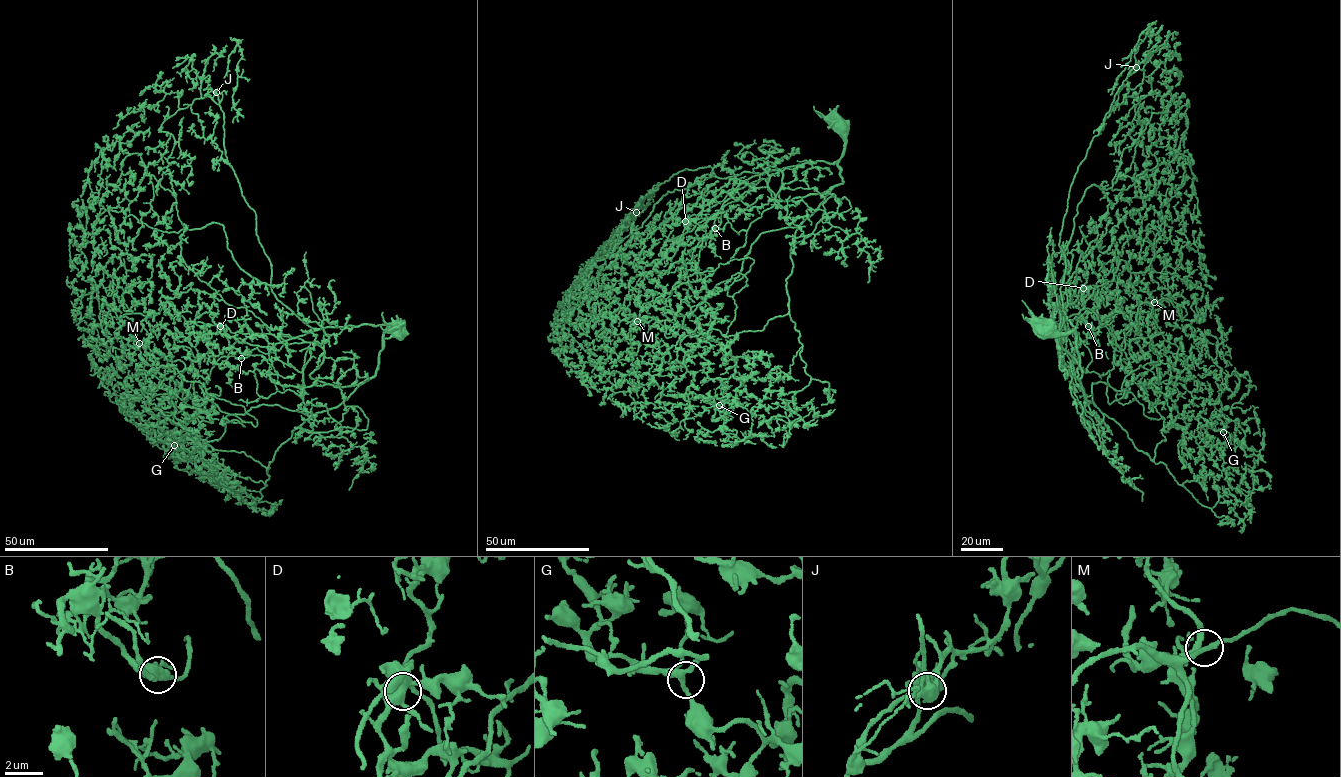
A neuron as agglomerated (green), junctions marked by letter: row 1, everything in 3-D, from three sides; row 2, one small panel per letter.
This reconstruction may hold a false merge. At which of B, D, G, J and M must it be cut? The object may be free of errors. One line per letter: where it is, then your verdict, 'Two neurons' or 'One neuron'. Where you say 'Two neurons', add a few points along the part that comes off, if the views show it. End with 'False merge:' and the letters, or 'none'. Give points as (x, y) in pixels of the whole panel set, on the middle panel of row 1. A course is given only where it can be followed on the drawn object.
B: Place: (715, 228). One neuron
D: Place: (685, 221). One neuron
G: Place: (719, 405). One neuron
J: Place: (636, 212). One neuron
M: Place: (637, 321). One neuron
False merge: none

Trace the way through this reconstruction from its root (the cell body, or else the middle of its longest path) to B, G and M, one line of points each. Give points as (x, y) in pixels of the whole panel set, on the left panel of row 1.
B: (398, 331), (331, 326), (285, 341), (265, 324), (269, 333), (228, 338), (245, 352), (241, 358)
G: (398, 331), (383, 333), (373, 376), (293, 430), (268, 467), (203, 442), (199, 451), (174, 445)
M: (398, 331), (366, 324), (321, 327), (272, 346), (237, 341), (207, 382), (179, 359), (139, 343)

